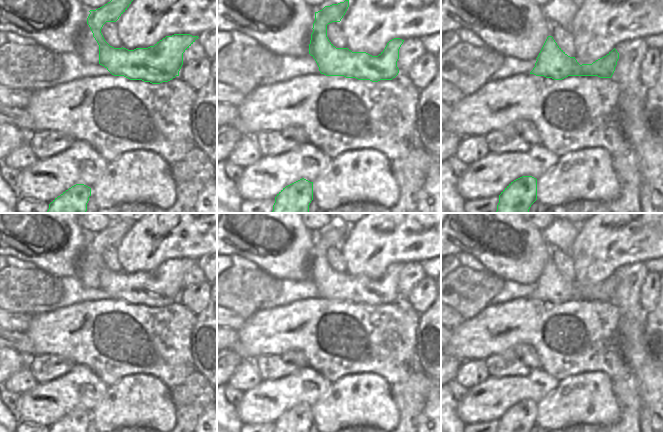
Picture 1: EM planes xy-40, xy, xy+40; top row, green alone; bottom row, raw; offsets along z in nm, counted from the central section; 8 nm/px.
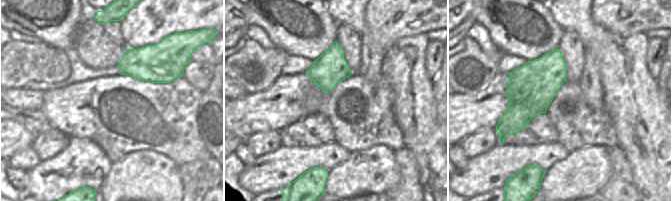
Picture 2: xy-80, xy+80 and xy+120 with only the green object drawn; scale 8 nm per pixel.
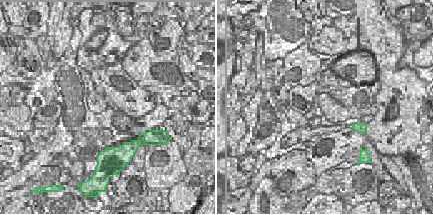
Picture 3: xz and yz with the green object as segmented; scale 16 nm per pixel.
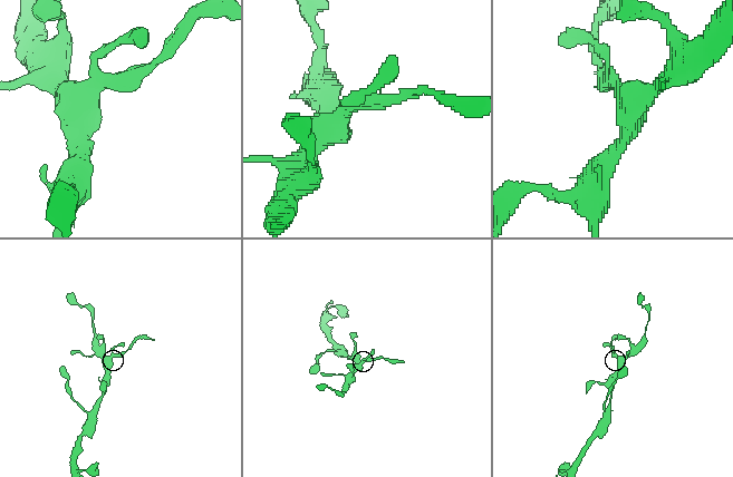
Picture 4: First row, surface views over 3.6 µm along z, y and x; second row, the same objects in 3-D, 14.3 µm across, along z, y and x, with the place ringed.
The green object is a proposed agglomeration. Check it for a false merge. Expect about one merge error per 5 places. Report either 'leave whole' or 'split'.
leave whole

